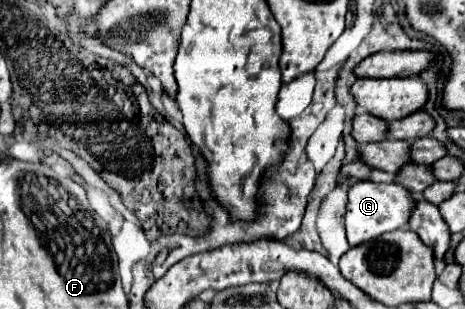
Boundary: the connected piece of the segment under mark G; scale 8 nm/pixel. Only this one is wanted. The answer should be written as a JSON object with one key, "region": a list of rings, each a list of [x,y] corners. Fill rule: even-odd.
{"region":[[[372,181],[354,183],[348,189],[348,203],[346,203],[346,237],[350,247],[372,241],[388,231],[406,229],[412,211],[414,211],[414,199],[398,183],[372,183]]]}

